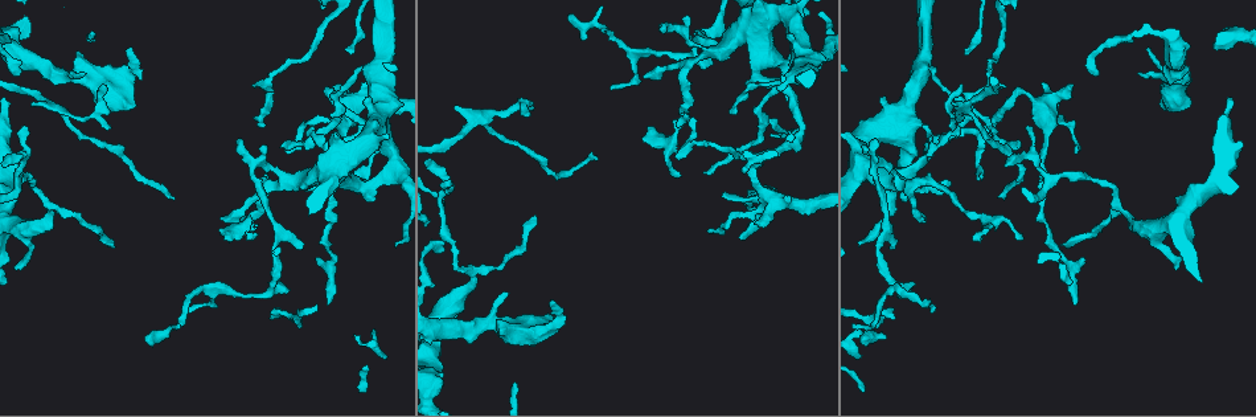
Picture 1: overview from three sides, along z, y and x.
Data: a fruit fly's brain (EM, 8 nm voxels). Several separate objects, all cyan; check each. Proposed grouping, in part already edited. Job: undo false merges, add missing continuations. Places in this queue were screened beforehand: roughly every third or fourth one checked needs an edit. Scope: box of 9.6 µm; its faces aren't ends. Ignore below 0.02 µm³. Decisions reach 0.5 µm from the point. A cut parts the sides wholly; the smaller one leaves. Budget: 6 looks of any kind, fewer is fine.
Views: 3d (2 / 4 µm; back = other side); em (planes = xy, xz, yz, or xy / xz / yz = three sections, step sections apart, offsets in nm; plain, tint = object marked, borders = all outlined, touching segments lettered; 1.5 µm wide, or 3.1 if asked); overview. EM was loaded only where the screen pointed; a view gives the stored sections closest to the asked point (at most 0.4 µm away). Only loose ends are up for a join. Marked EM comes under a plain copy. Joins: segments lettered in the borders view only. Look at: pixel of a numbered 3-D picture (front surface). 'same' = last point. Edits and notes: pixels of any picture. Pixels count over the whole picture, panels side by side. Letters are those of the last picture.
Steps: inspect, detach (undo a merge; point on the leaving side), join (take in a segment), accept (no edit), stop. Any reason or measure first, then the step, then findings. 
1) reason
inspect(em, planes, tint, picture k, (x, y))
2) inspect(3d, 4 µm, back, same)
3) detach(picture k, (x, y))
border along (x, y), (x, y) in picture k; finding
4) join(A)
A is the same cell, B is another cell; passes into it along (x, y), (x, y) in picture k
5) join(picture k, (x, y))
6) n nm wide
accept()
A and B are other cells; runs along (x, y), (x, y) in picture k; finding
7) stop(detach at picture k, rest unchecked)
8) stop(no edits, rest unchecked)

thick end
inspect(em, xy, step 4, tint, picture 1, (789, 34))

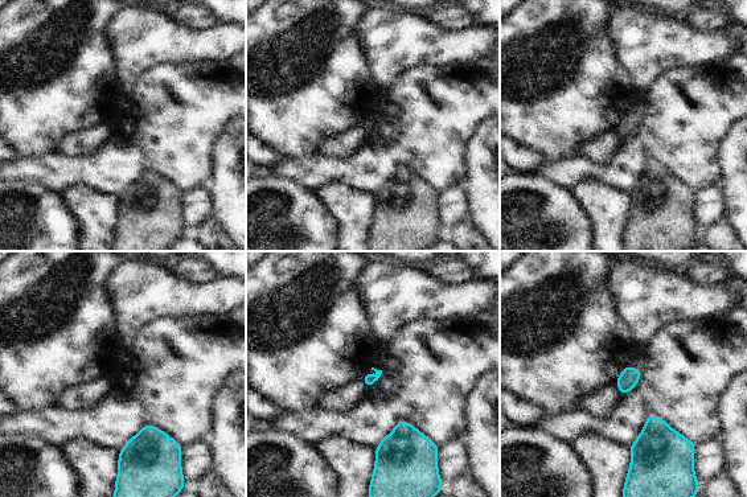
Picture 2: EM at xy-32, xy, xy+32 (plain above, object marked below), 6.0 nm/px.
cut it another way
inspect(em, planes, borders, same)

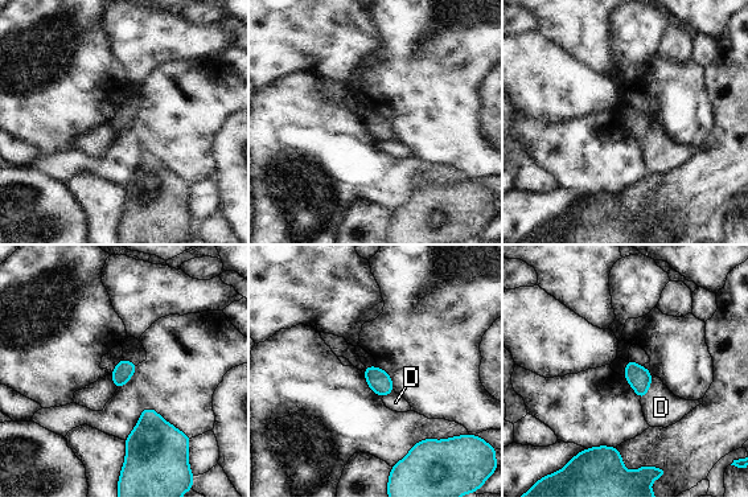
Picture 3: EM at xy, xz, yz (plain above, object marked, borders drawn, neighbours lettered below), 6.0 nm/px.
D touches over 170 nm
accept()
D is another cell; border along (653, 376), (648, 393), (640, 399) in picture 3; no lettered segment goes on from it

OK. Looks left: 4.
abrupt turn
inspect(em, xz, step 8, tint, picture 1, (873, 165))

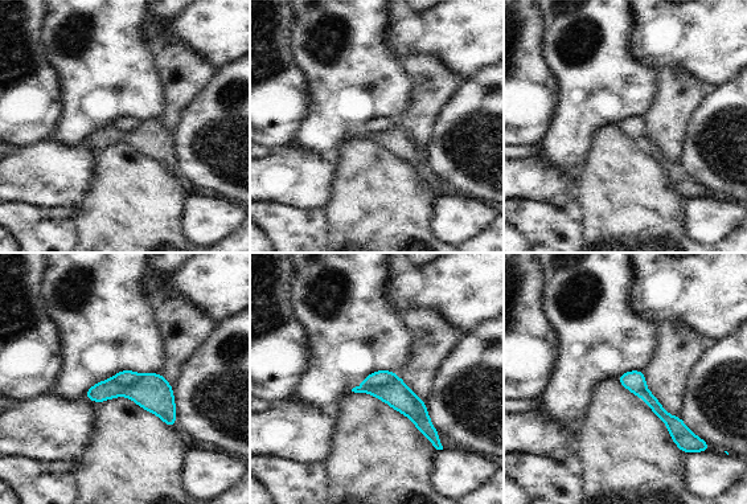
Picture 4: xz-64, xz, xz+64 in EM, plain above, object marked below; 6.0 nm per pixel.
what lies round it
inspect(em, xz, step 8, borders, same)

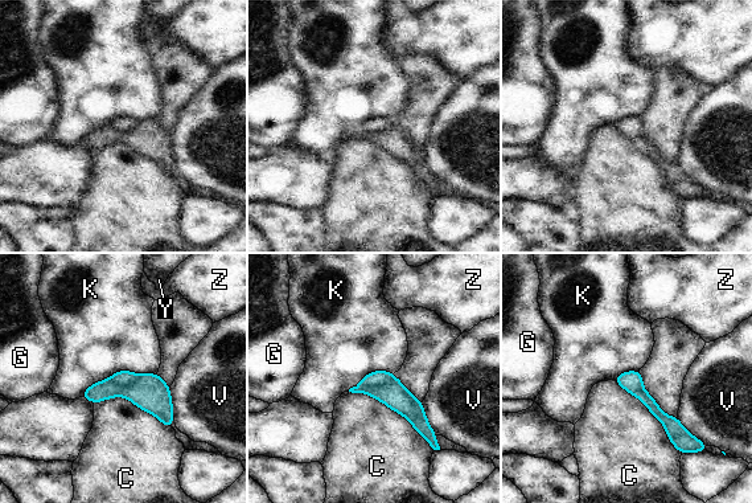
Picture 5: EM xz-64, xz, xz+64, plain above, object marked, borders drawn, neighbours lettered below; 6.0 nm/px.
detach(picture 5, (377, 377))
C, G, K, V, Y and Z are other cells; border along (394, 376), (377, 385), (360, 384) in picture 5; two cells meet here

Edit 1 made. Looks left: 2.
stop(detach at picture 5, rest unchecked)

